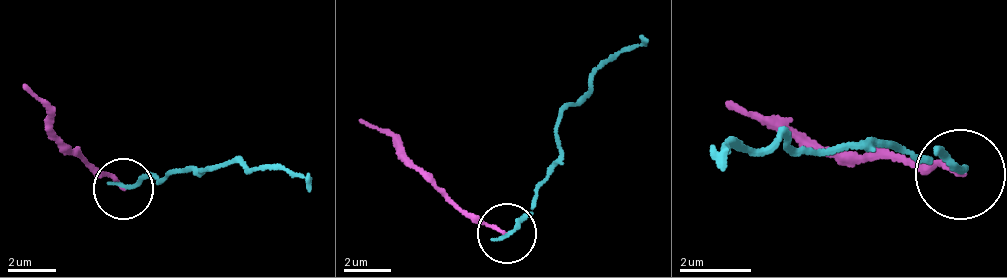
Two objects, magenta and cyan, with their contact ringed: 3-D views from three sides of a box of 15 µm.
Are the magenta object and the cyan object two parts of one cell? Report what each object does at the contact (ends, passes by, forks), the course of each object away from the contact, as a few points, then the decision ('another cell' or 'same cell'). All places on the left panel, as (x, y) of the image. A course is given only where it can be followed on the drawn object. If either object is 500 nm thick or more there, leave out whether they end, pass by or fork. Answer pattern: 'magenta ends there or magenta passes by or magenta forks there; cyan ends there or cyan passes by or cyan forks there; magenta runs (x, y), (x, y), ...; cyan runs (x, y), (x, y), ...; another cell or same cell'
magenta ends there; cyan ends there; magenta runs (124, 187), (98, 177), (65, 151), (22, 82); cyan runs (124, 187), (161, 183), (167, 172), (191, 168), (209, 169), (231, 161), (277, 166), (311, 193); another cell

